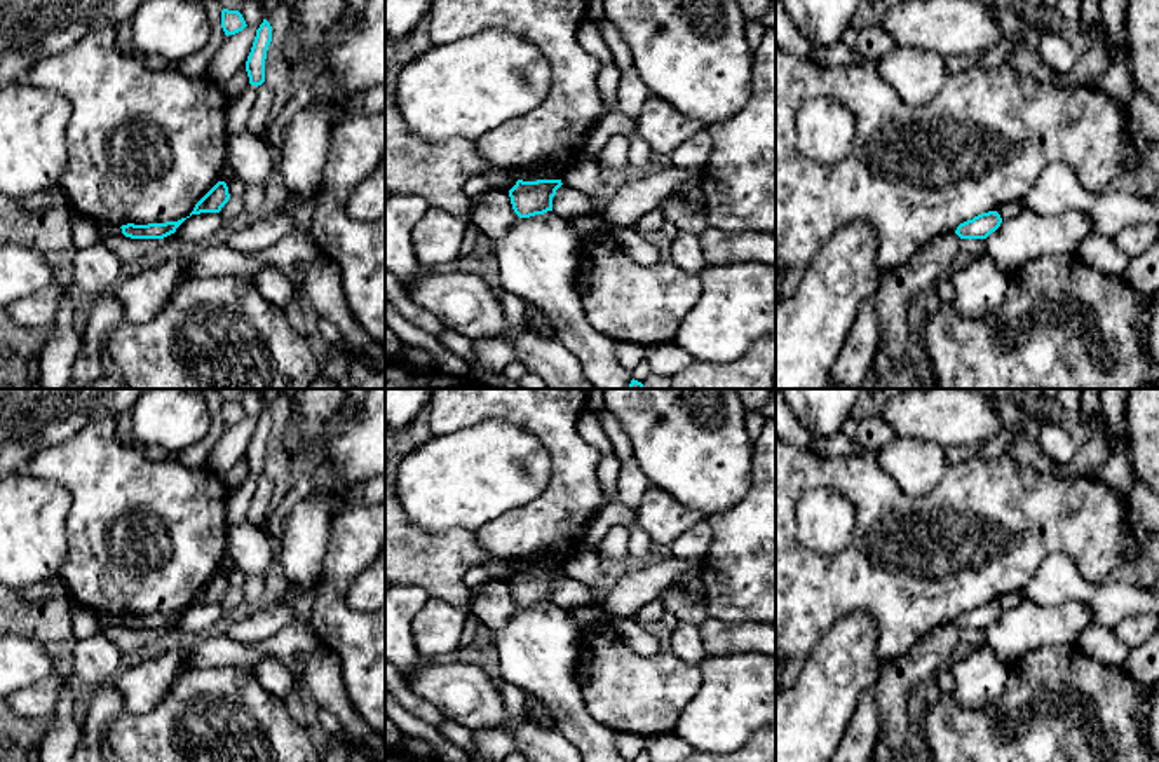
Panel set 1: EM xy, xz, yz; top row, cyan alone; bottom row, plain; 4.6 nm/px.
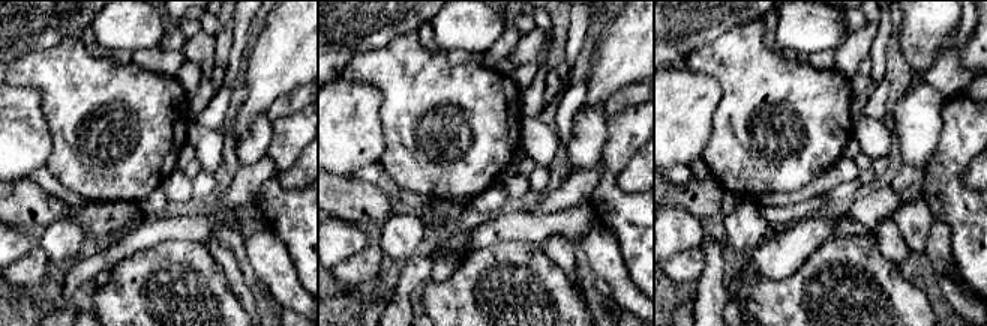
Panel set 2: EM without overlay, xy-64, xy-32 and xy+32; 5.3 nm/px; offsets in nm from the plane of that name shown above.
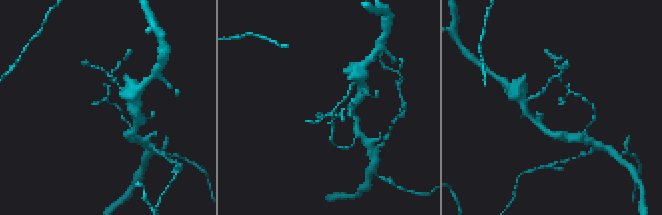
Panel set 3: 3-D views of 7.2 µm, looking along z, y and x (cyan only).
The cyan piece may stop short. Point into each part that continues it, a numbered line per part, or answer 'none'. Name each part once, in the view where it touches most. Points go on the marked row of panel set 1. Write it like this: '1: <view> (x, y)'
none

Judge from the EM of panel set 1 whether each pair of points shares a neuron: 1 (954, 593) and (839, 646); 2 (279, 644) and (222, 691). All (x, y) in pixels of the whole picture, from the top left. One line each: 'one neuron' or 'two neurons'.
1: two neurons
2: two neurons

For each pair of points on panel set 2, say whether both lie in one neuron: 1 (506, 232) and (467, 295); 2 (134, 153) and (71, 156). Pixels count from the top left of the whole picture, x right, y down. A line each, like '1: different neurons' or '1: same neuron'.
1: different neurons
2: same neuron

